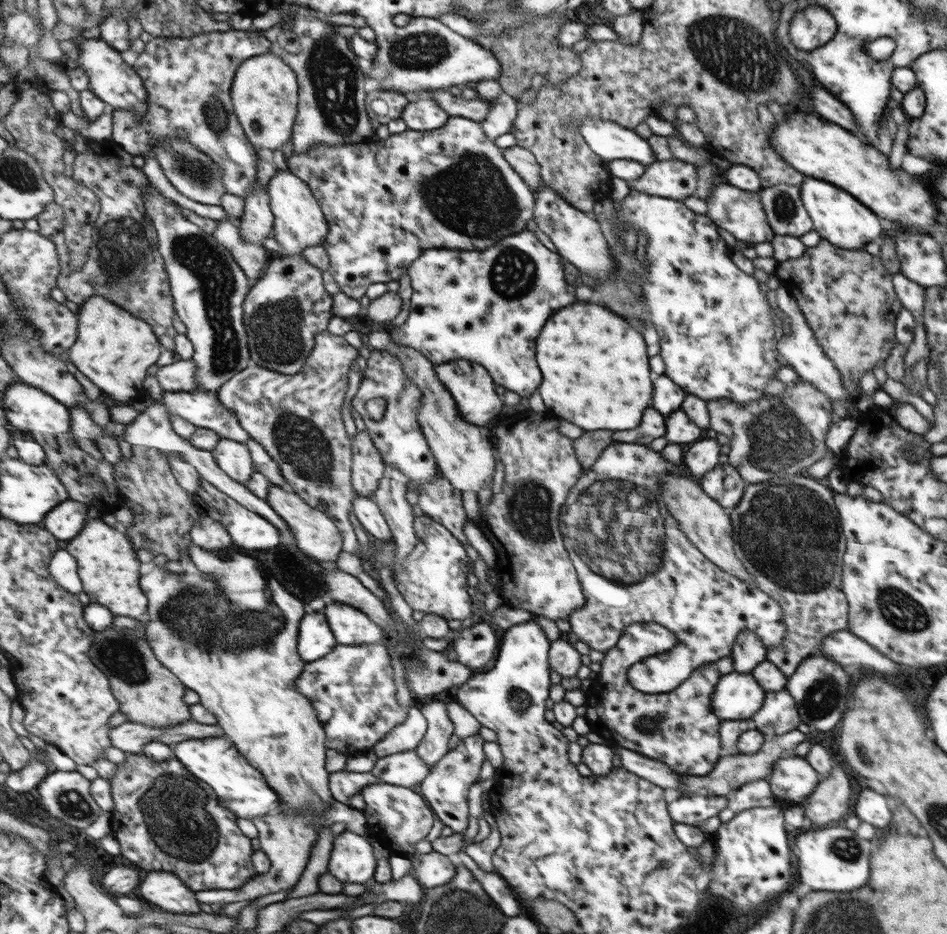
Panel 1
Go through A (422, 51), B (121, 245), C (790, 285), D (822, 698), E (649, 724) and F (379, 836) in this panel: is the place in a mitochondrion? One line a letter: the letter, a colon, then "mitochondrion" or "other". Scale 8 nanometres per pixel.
A: mitochondrion
B: mitochondrion
C: other
D: mitochondrion
E: mitochondrion
F: other

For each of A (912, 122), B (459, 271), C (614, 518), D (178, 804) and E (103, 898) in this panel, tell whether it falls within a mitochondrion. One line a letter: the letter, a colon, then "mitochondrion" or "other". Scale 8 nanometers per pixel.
A: other
B: other
C: mitochondrion
D: mitochondrion
E: other

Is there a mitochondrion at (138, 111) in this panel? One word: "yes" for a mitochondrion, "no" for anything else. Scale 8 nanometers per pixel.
no

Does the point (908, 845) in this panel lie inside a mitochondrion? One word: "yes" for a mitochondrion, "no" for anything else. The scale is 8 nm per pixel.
no

